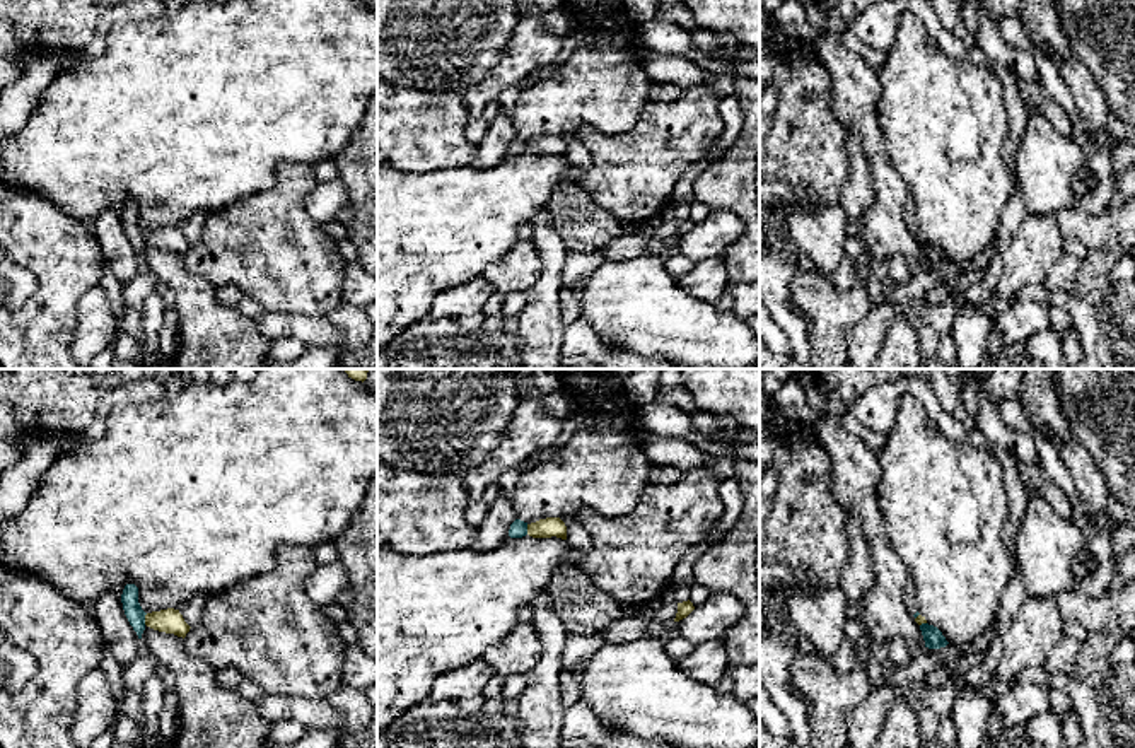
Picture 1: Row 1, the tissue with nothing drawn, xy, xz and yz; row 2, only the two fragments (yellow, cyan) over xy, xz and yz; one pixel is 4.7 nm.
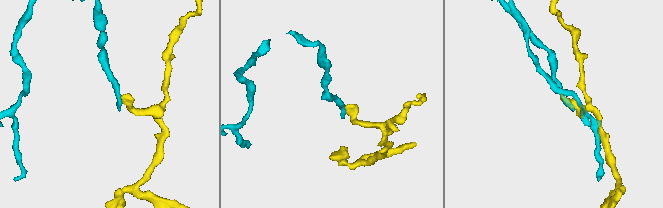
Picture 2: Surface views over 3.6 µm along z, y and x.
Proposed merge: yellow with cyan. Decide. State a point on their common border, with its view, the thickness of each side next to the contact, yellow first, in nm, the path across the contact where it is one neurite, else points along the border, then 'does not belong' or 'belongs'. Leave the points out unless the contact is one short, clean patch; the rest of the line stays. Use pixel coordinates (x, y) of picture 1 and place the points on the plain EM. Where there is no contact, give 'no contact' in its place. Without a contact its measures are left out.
xy (145, 236) | 120/90 nm | along xy (147, 231), (144, 241) | does not belong

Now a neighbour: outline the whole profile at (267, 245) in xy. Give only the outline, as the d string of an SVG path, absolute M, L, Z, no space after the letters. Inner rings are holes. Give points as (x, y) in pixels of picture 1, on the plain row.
M290 164L270 190L207 213L201 241L183 258L186 270L217 287L237 285L265 311L326 318L343 304L345 260L338 243L306 210L306 196L317 183L311 166Z

